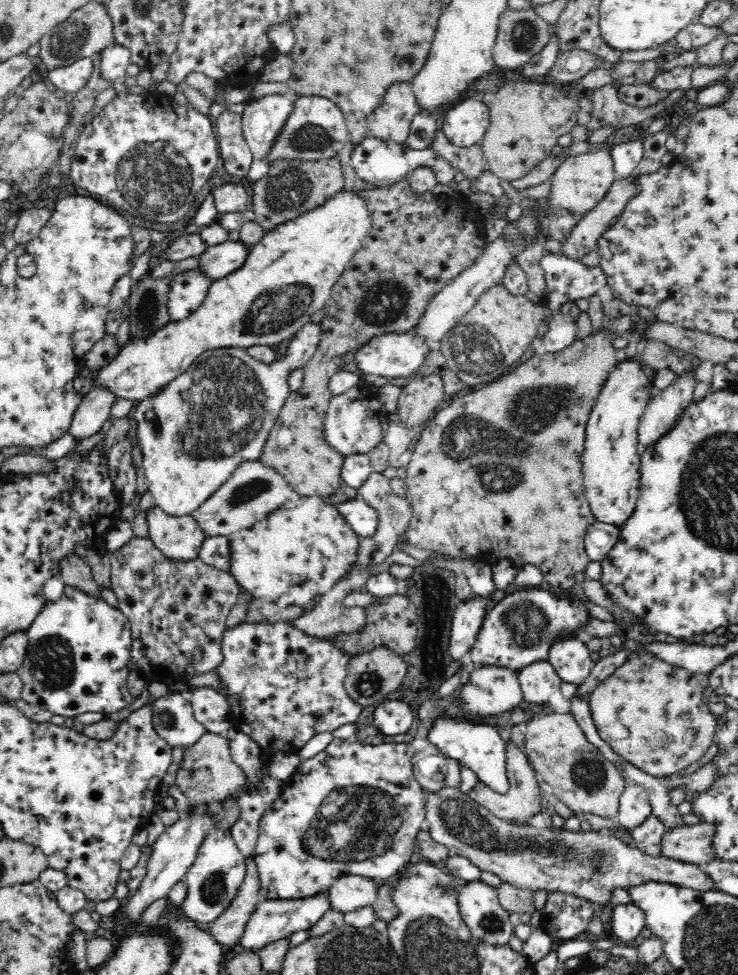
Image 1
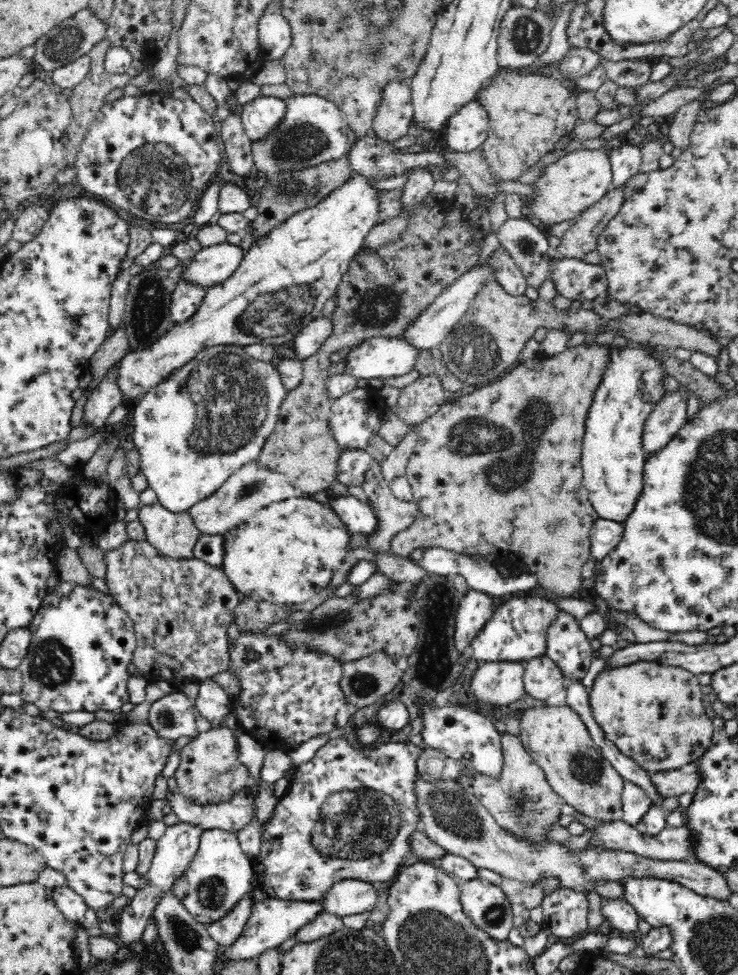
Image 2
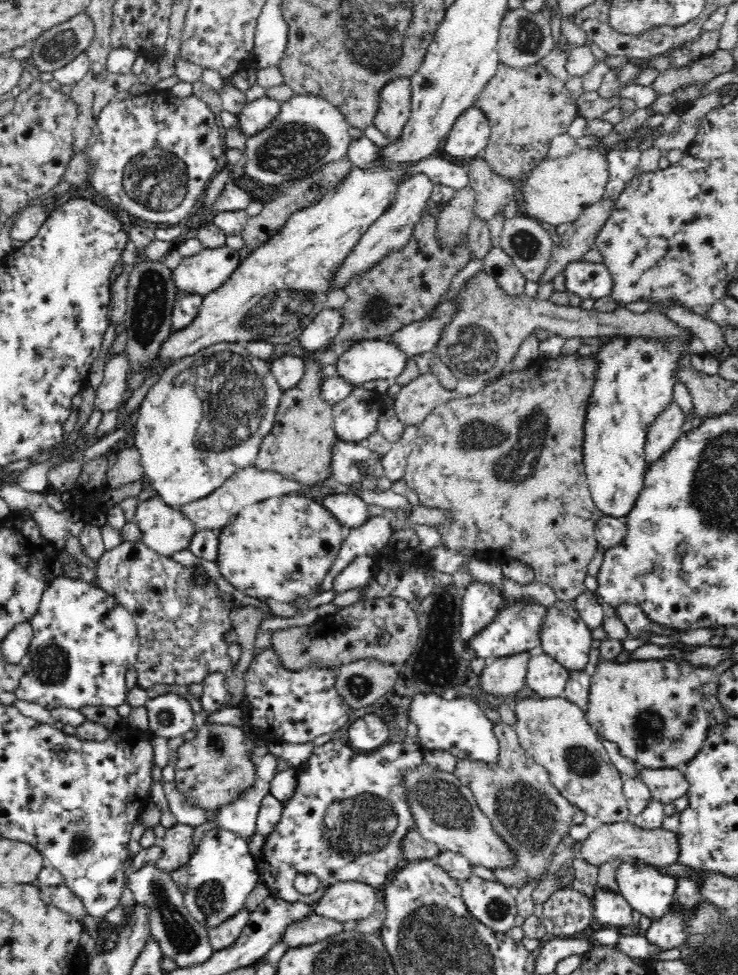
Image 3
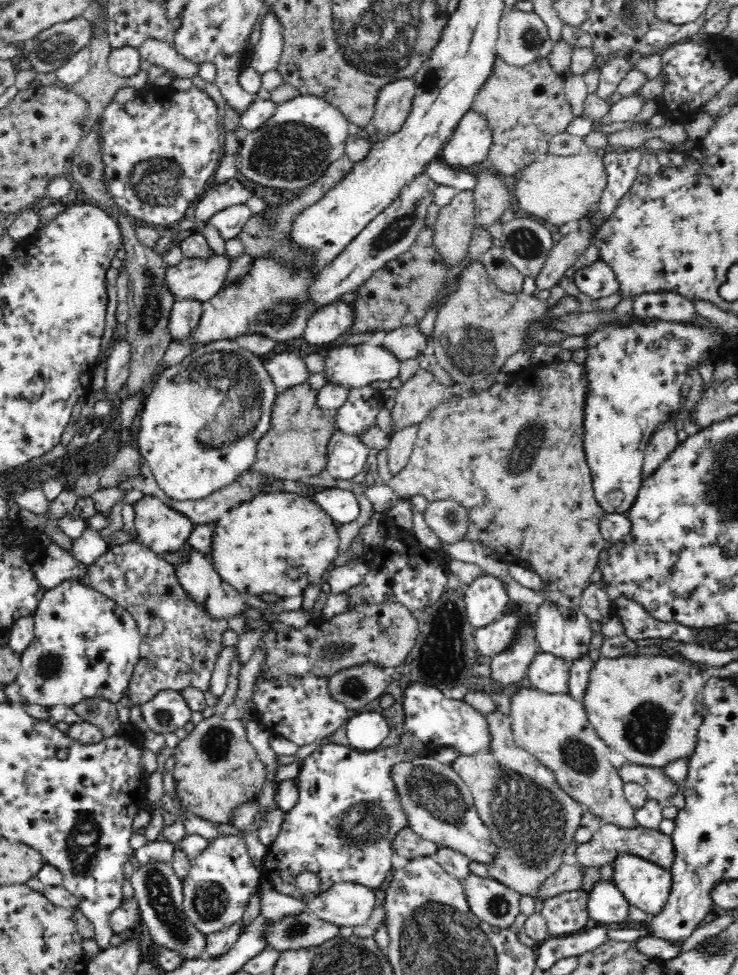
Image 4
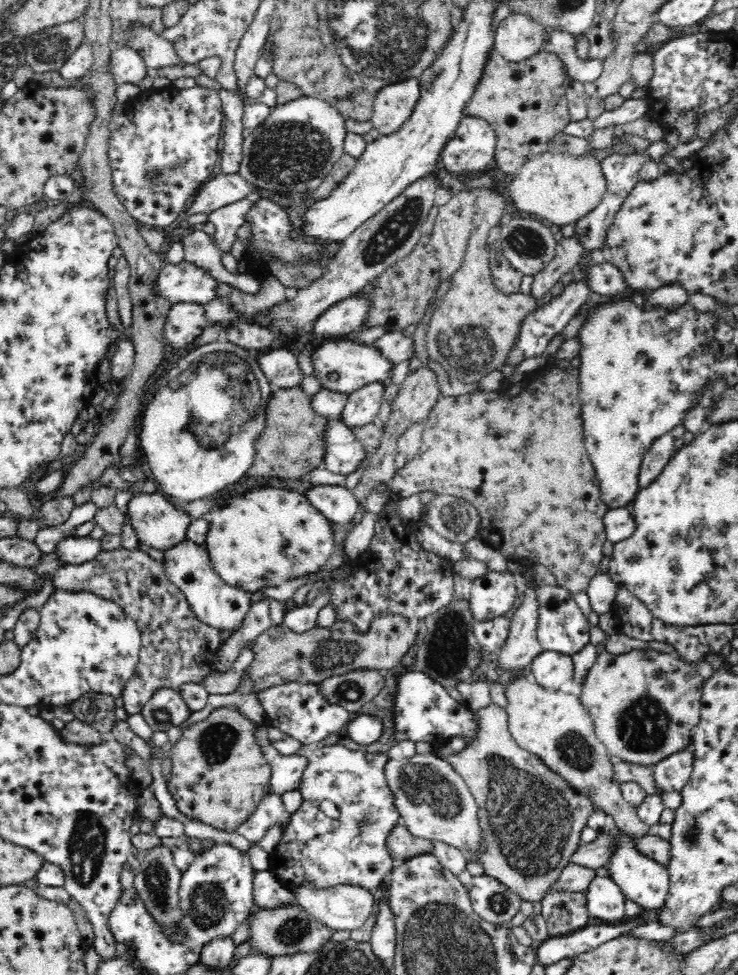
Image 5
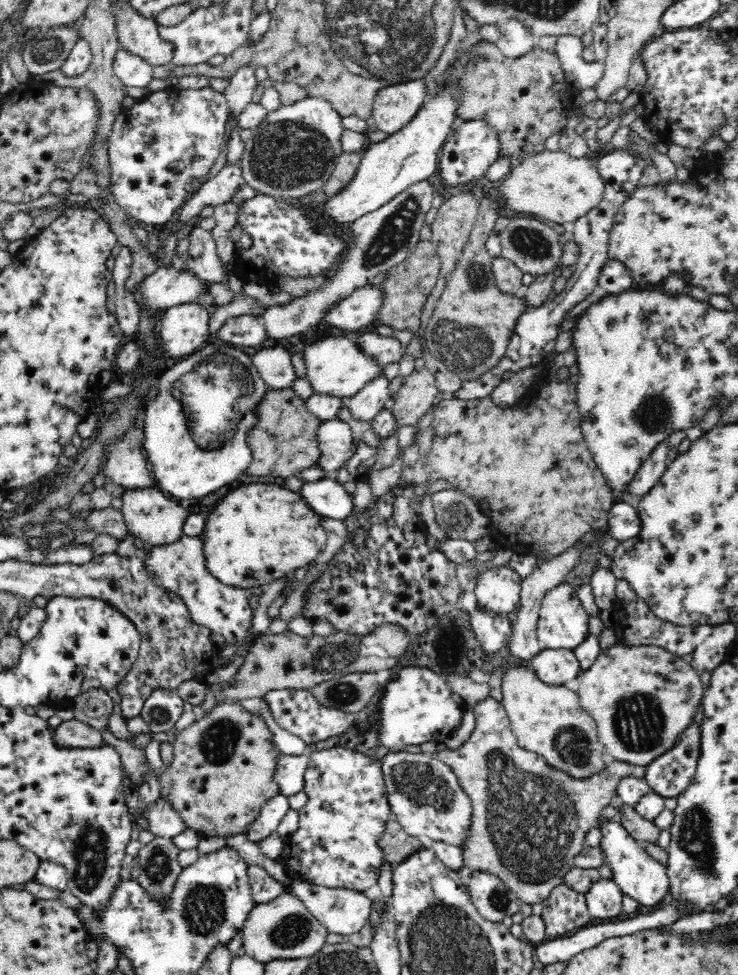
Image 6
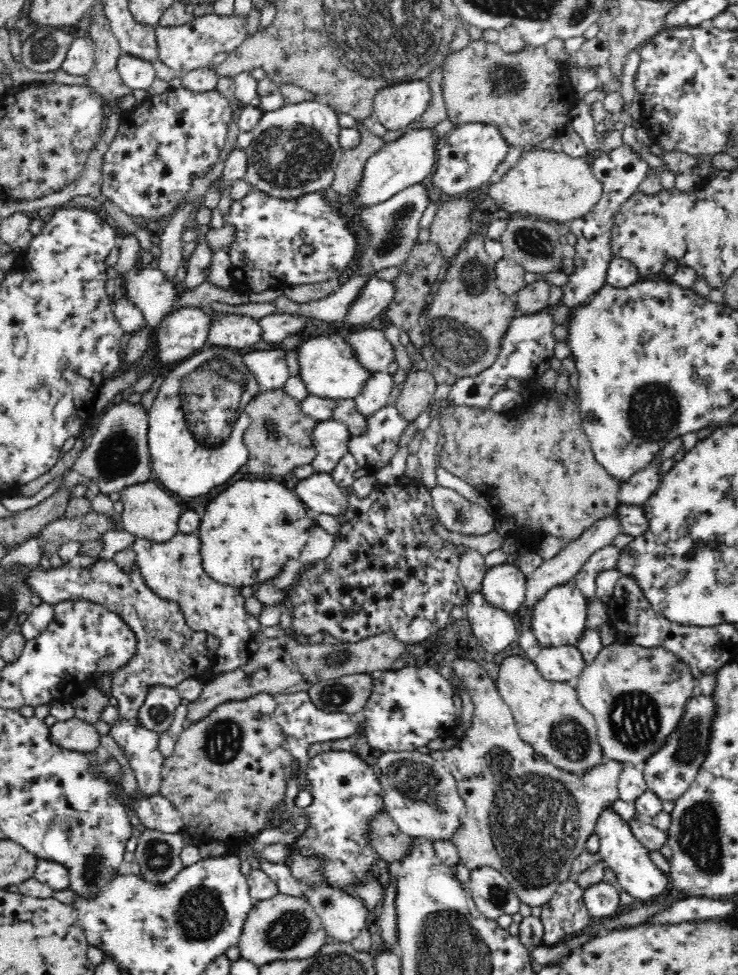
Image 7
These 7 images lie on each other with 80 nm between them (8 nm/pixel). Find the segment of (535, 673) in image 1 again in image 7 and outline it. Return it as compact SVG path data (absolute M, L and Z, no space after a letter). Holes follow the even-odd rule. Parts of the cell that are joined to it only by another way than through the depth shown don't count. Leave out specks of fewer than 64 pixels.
M557 646L557 647L541 647L540 653L532 661L538 667L538 671L542 673L548 681L552 682L567 682L580 676L582 669L587 665L582 659L580 651L576 646Z

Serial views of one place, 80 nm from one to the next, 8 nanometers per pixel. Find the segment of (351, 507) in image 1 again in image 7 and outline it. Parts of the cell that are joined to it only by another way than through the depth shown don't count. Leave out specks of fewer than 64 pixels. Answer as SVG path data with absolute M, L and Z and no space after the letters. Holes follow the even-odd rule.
M316 473L301 480L294 492L302 499L305 507L316 515L331 514L337 518L347 509L347 493L332 479L330 473Z

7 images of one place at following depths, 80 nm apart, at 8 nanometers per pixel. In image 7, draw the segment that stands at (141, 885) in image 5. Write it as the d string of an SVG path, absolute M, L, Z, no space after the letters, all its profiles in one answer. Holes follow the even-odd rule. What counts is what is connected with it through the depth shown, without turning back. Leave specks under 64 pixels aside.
M147 829L138 838L135 852L141 878L157 886L172 882L185 867L180 859L185 846L180 833L166 834Z

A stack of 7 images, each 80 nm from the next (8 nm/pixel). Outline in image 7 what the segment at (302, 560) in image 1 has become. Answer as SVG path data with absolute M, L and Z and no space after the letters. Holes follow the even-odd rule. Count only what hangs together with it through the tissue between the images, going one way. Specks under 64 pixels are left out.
M238 480L218 494L205 508L199 526L201 557L206 574L217 583L242 588L272 581L292 560L304 551L309 539L309 530L316 523L316 514L305 507L302 499L284 486L272 480Z

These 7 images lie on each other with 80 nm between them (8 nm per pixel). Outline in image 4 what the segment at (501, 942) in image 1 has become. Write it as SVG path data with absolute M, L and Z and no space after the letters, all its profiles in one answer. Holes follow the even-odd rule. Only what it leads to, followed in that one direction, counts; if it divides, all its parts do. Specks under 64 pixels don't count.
M471 874L464 879L464 894L472 913L492 926L508 929L520 914L520 894L495 879Z

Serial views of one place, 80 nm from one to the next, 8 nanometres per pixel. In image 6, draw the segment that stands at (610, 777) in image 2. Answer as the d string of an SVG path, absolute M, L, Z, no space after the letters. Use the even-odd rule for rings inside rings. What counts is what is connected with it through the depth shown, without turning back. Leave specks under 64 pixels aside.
M527 665L508 669L501 687L501 704L506 709L518 745L544 757L546 764L576 780L589 779L607 767L602 759L605 746L599 741L596 721L582 708L579 696L569 685L547 685ZM617 791L610 794L610 803L619 810L621 815L619 821L622 827L640 844L656 843L659 838L659 829L653 824L638 815L635 807L619 801Z

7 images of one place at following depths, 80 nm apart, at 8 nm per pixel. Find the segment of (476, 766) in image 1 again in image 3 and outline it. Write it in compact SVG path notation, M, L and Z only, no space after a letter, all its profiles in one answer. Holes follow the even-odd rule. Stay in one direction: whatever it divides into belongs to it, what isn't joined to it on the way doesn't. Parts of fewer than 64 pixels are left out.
M416 694L409 707L410 720L416 722L419 743L426 750L442 750L457 760L482 761L486 767L495 767L499 761L499 740L493 731L494 724L474 703L466 698L445 700L436 694Z

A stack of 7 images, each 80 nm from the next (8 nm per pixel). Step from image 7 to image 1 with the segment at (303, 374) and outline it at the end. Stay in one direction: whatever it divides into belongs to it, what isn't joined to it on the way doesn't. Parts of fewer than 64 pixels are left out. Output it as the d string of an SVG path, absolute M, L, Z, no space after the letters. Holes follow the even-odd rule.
M412 331L404 333L389 333L375 336L367 344L364 344L356 354L350 357L358 363L360 373L372 374L388 378L409 377L416 374L419 368L424 364L426 356L431 352L433 346L424 341L422 336L416 335Z

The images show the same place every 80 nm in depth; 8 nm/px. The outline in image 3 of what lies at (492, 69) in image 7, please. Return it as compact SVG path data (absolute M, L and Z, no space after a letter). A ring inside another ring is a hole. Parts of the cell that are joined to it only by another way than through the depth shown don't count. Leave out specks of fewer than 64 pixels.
M504 63L497 65L497 73L488 81L487 86L478 94L473 104L483 110L492 129L491 140L478 155L491 166L496 174L507 179L521 181L529 171L547 157L550 142L556 136L568 133L570 124L579 116L578 105L576 98L573 98L565 87L565 81L550 74L542 65L534 64L523 69L512 68Z

